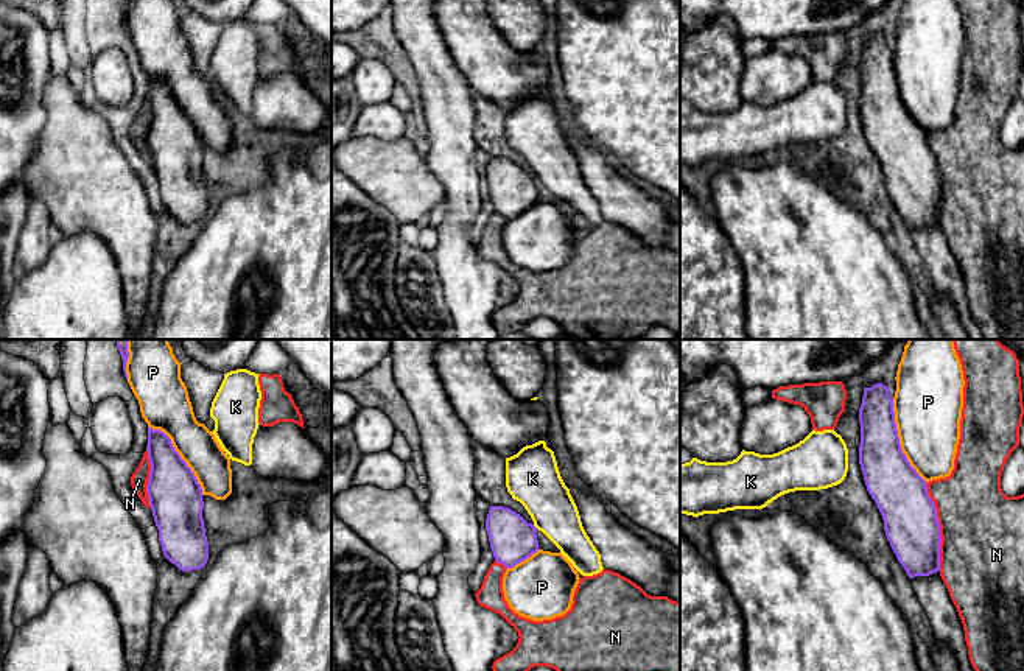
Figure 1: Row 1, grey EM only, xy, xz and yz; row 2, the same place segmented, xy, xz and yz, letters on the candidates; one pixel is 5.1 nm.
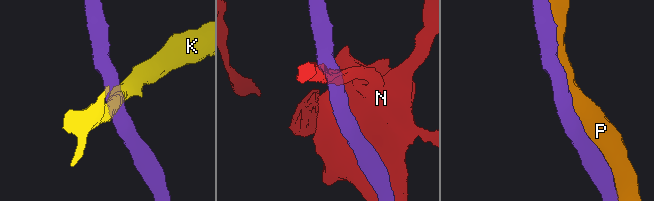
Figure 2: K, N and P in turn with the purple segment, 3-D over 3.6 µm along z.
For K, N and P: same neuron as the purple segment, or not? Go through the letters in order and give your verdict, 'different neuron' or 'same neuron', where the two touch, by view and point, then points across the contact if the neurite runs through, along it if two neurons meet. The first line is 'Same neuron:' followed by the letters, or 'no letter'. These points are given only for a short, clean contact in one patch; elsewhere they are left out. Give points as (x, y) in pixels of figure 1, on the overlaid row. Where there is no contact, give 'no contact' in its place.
Same neuron: P
K: different neuron; contact xz (534, 526); border xz (533, 525), (537, 528)
N: different neuron; contact yz (939, 526)
P: same neuron; contact yz (898, 441)

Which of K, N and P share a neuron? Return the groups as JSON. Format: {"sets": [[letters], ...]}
{"sets": [["K"], ["N"], ["P"]]}

